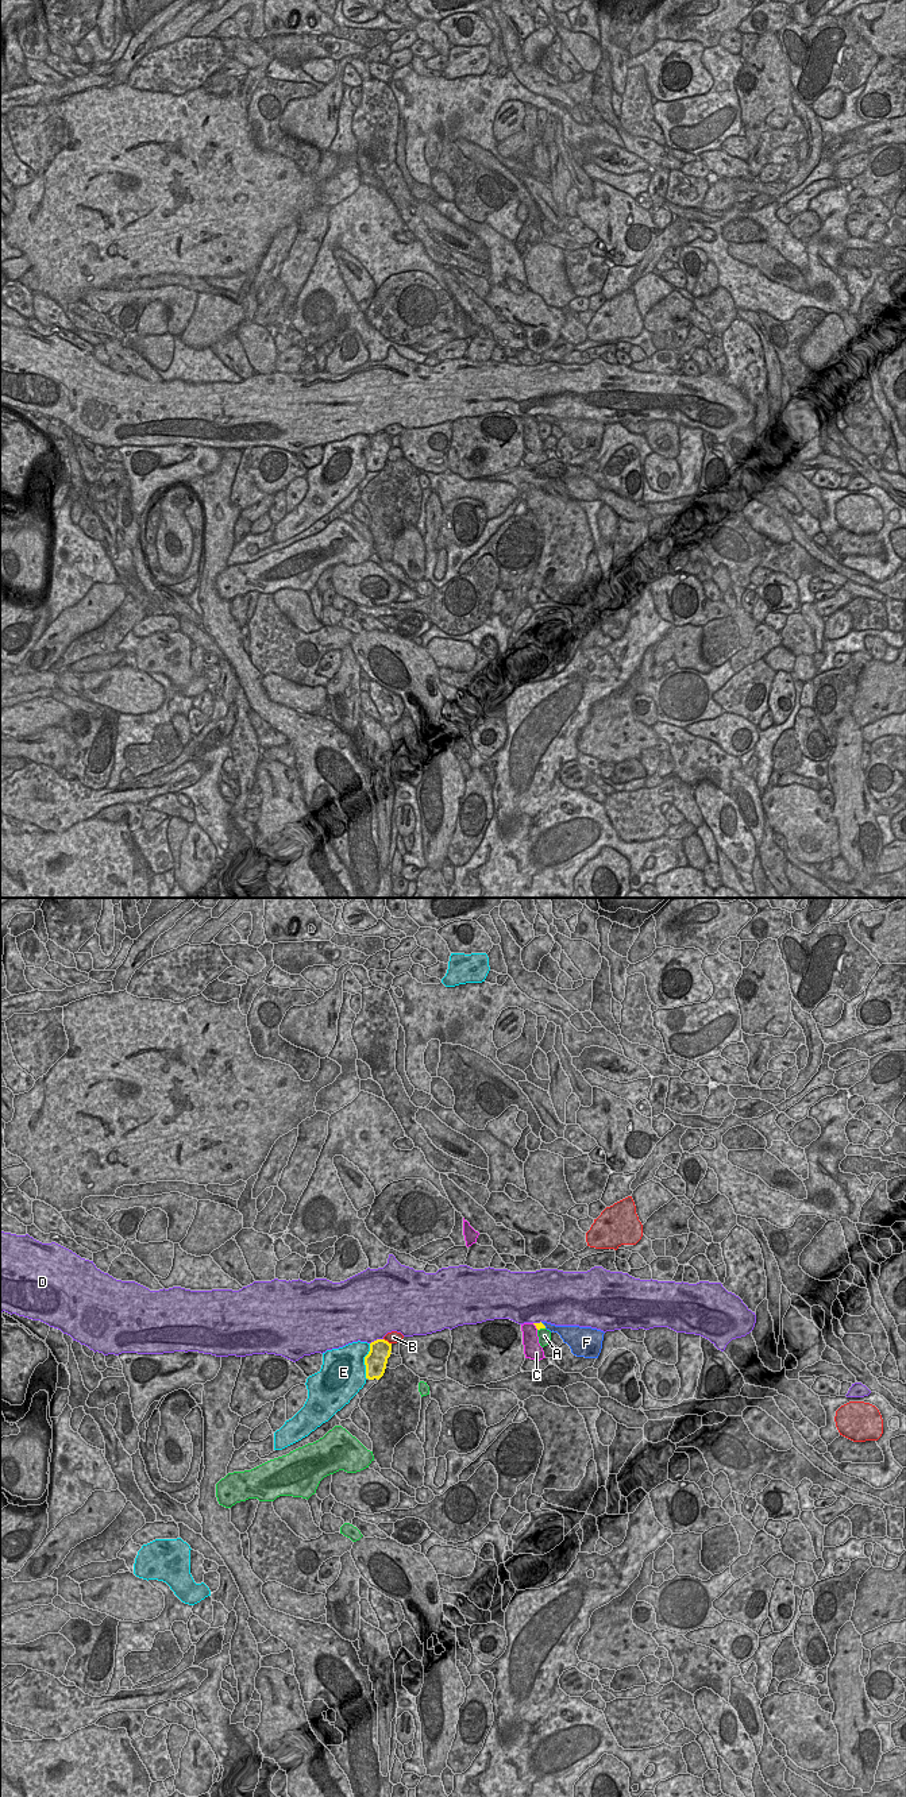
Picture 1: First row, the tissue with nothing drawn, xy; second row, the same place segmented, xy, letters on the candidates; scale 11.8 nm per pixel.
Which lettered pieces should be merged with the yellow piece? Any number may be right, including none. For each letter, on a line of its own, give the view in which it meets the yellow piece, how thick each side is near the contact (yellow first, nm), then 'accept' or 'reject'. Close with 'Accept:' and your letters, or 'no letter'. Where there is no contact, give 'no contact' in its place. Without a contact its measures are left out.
A: contact in xy; calibres 70 and 160 nm; reject
B: contact in xy; calibres 260 and 140 nm; reject
C: contact in xy; calibres 70 and 190 nm; reject
D: contact in xy; calibres 260 and 500 nm; reject
E: contact in xy; calibres 260 and 480 nm; reject
F: contact in xy; calibres 70 and 130 nm; accept
Accept: F

